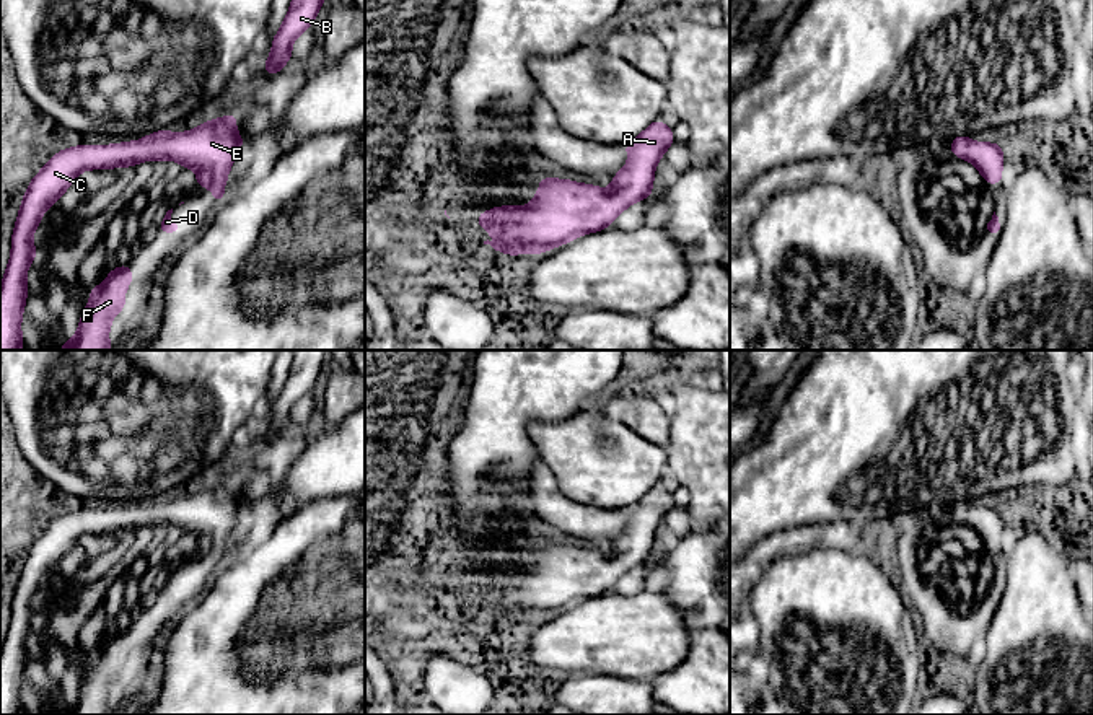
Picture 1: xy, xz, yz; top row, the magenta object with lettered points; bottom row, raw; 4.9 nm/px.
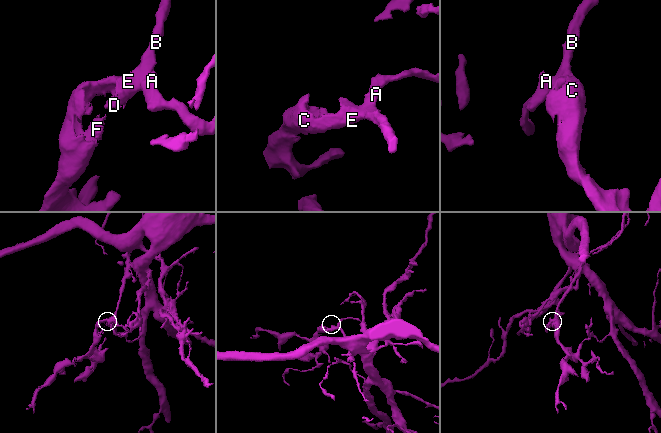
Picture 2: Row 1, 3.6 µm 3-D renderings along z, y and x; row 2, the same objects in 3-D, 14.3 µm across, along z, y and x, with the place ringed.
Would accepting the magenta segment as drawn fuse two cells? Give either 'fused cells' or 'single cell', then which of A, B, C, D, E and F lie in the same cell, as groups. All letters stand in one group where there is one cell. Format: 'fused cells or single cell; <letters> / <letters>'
single cell; A B C D E F

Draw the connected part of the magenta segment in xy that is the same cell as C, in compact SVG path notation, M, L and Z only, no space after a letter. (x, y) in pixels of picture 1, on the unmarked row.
M236 479L215 482L191 497L158 495L137 507L78 510L57 516L31 544L11 599L11 621L0 648L0 715L21 715L21 681L28 661L26 638L37 612L33 598L44 577L73 549L83 534L137 531L150 524L174 524L197 539L199 552L210 552L215 567L225 565L225 547L238 515L246 508L236 497Z

